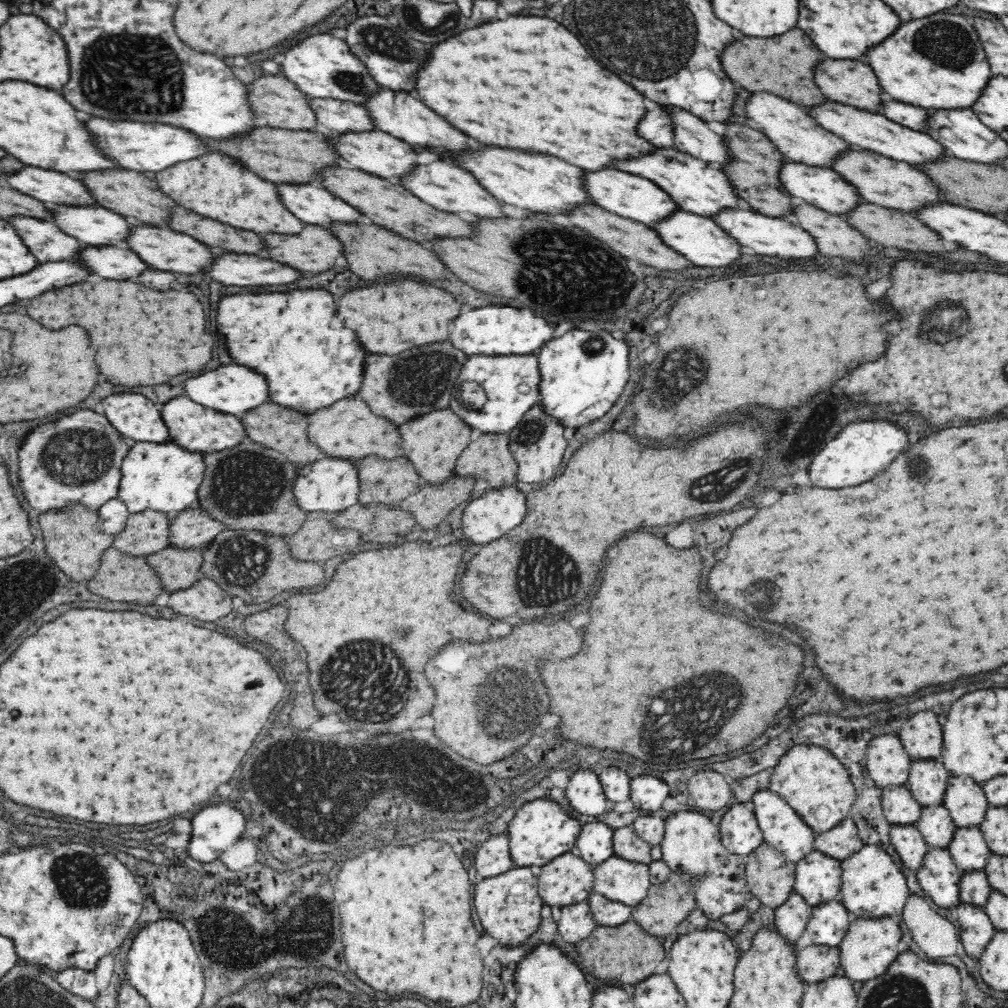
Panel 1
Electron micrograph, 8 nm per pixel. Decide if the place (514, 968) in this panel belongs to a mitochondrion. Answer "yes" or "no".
no

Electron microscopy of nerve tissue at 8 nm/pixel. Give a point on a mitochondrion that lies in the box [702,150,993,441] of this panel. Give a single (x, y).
(948, 319)

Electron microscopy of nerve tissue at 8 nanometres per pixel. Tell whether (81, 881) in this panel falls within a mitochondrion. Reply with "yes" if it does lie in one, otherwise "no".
yes

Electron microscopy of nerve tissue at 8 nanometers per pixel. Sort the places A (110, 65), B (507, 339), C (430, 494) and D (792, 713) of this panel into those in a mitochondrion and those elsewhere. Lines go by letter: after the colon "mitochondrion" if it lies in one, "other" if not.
A: mitochondrion
B: other
C: other
D: other

